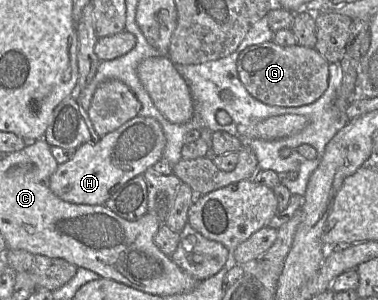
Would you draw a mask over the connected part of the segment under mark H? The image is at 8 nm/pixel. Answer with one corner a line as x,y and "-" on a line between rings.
136,116
96,143
78,147
72,158
58,165
50,177
50,190
60,199
74,204
103,205
122,185
150,169
161,160
166,138
158,121

